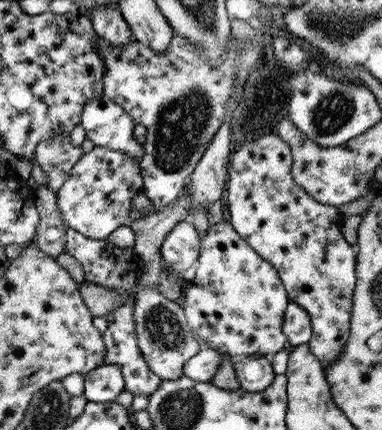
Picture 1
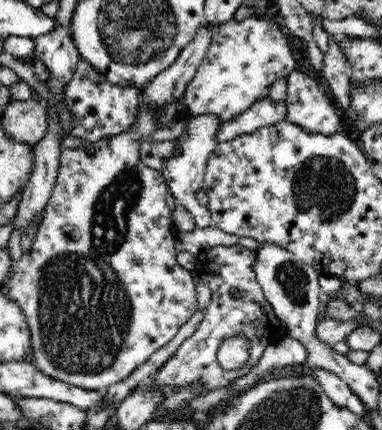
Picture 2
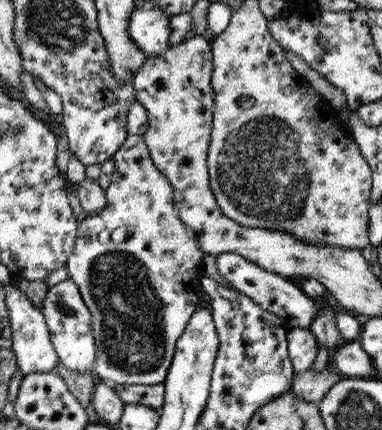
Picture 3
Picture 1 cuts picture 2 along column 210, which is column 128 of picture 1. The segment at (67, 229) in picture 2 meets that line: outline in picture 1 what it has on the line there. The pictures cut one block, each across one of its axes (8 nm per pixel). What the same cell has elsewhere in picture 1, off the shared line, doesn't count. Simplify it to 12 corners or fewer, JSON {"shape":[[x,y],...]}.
{"shape":[[115,6],[89,10],[95,34],[123,48],[131,32]]}

